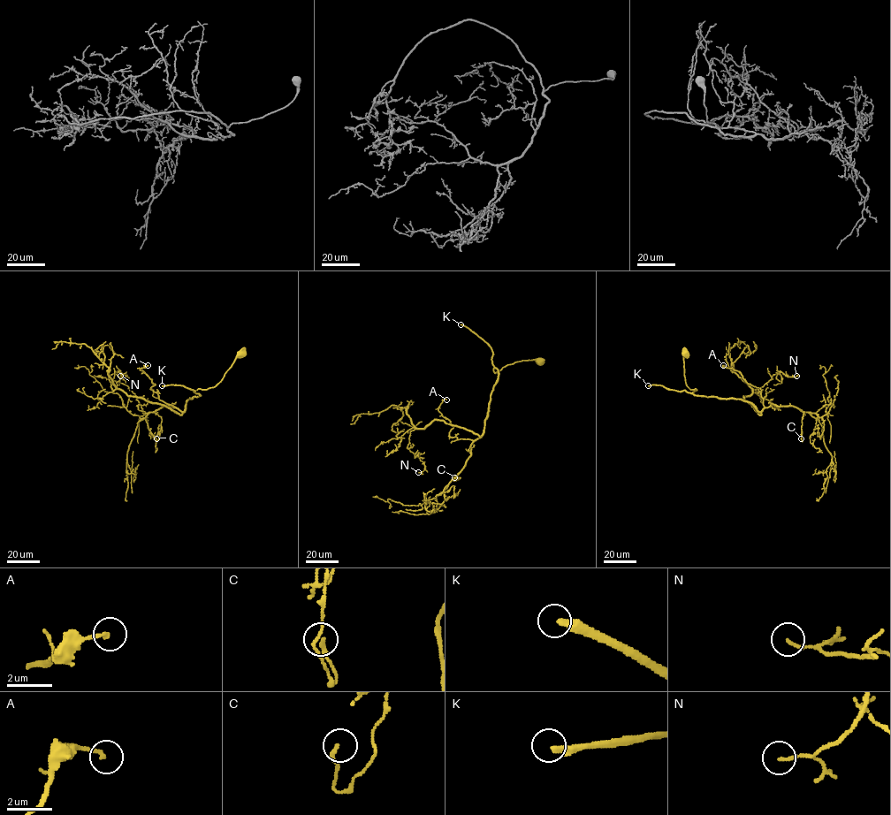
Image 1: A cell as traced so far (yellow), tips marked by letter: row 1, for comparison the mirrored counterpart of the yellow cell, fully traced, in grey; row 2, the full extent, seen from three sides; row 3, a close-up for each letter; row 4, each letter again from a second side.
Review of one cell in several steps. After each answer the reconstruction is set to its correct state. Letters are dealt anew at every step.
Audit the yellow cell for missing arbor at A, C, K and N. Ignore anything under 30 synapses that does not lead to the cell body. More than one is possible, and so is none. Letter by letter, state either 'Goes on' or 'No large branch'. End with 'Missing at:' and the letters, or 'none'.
A: No large branch
C: No large branch
K: Goes on
N: No large branch
Missing at: K

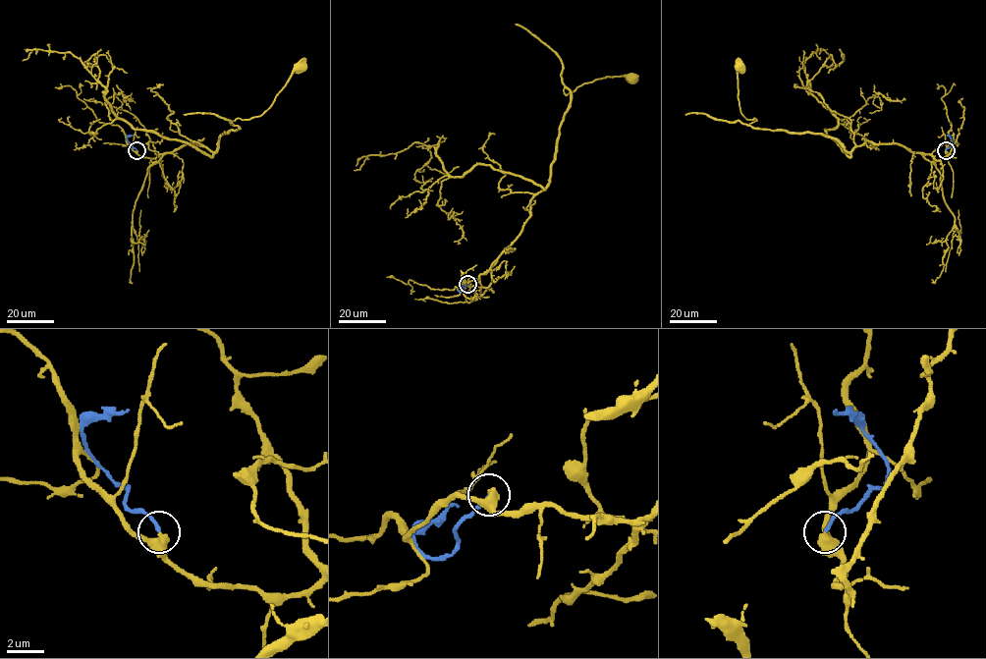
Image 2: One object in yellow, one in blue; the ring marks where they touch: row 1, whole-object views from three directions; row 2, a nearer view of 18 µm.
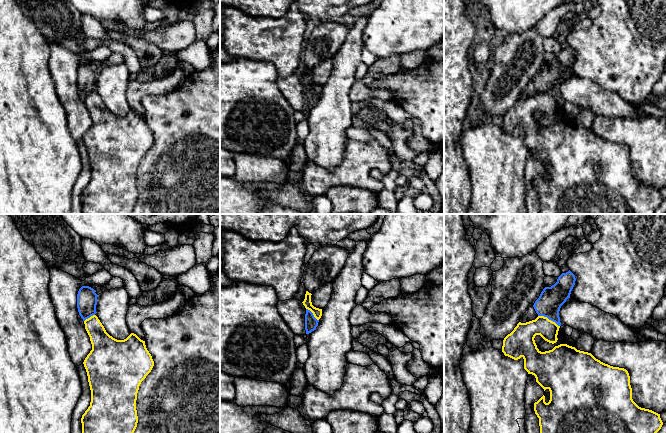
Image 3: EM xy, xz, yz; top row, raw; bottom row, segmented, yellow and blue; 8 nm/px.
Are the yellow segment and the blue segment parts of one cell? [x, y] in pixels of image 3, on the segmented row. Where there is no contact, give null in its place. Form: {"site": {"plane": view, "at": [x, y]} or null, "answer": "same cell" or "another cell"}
{"site": {"plane": "yz", "at": [548, 319]}, "answer": "another cell"}

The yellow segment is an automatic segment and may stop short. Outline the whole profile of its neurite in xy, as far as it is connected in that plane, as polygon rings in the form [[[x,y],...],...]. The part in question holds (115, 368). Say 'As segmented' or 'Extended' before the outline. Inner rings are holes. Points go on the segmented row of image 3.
As segmented. [[[96,315],[84,321],[92,350],[83,364],[91,402],[82,415],[82,433],[134,433],[137,393],[154,361],[145,341],[131,333],[124,340],[110,336]]]

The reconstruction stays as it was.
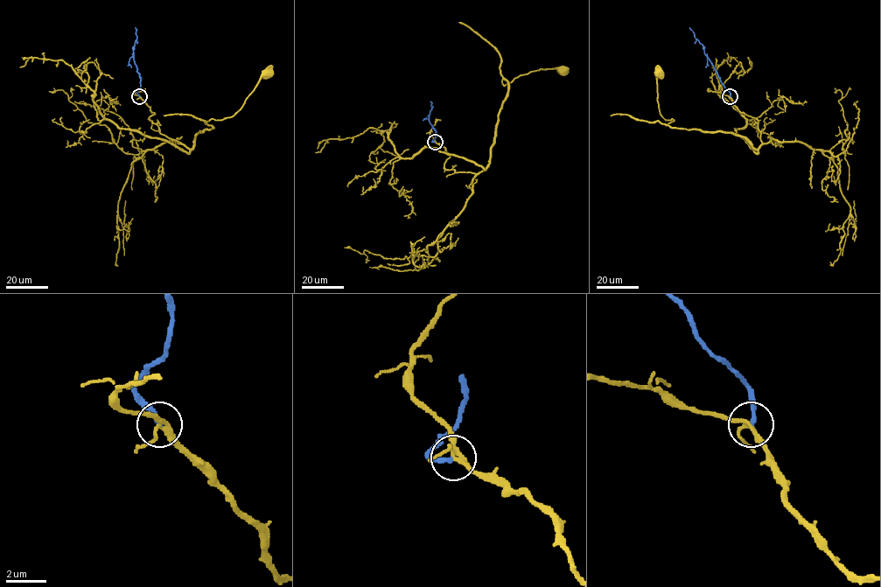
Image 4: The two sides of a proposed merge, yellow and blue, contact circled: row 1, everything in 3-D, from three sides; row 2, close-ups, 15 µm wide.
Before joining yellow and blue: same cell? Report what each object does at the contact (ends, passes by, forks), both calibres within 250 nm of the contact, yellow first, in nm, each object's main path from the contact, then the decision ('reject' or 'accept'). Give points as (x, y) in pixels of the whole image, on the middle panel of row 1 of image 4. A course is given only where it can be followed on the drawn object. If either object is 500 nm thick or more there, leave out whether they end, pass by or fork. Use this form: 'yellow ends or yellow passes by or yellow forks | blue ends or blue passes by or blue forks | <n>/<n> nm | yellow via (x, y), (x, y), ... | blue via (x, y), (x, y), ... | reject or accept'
yellow forks | blue ends | 200/200 nm | yellow via (434, 142), (450, 156), (446, 169), (478, 173), (487, 165), (507, 91), (502, 80), (563, 71) | blue via (434, 142), (436, 130), (429, 117), (432, 107), (430, 101) | accept

